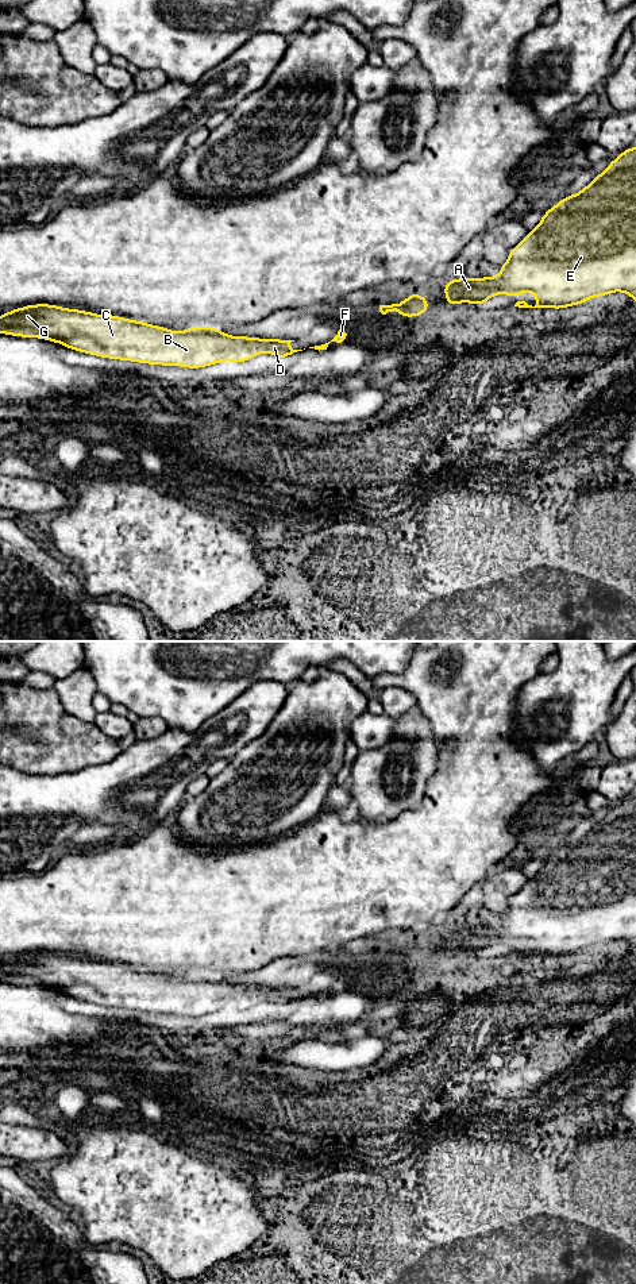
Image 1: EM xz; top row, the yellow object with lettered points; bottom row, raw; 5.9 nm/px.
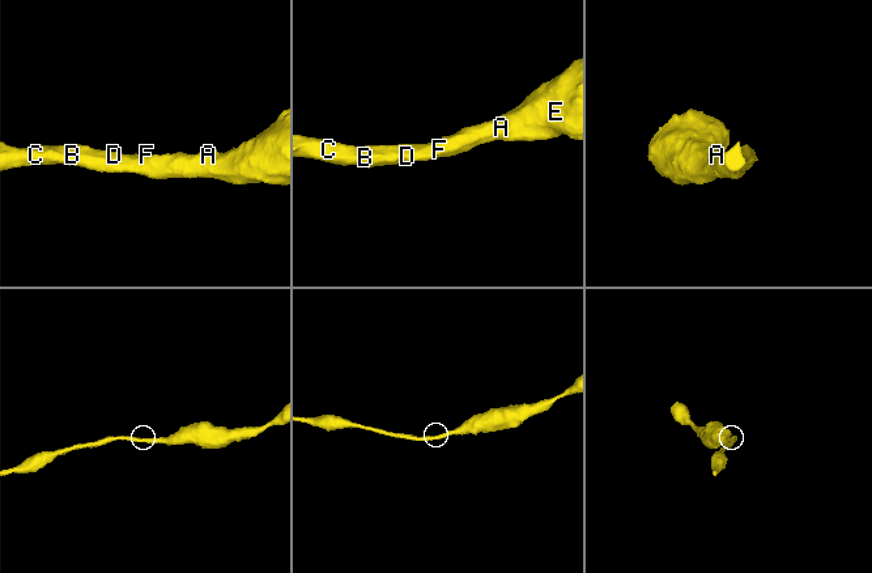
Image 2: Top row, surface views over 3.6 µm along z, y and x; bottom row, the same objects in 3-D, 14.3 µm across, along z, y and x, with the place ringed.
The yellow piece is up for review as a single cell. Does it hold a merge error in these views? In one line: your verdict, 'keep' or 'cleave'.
keep

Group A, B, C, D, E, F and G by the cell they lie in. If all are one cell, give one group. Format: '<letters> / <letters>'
A B C D E F G

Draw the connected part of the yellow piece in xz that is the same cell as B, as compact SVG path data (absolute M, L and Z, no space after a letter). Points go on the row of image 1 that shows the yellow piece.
M51 304L24 305L3 313L0 316L0 333L43 339L99 358L186 369L204 369L223 360L243 363L262 352L285 359L293 352L302 351L290 347L294 340L232 336L217 327L189 327L185 331L169 331L167 327L151 325L146 321Z

